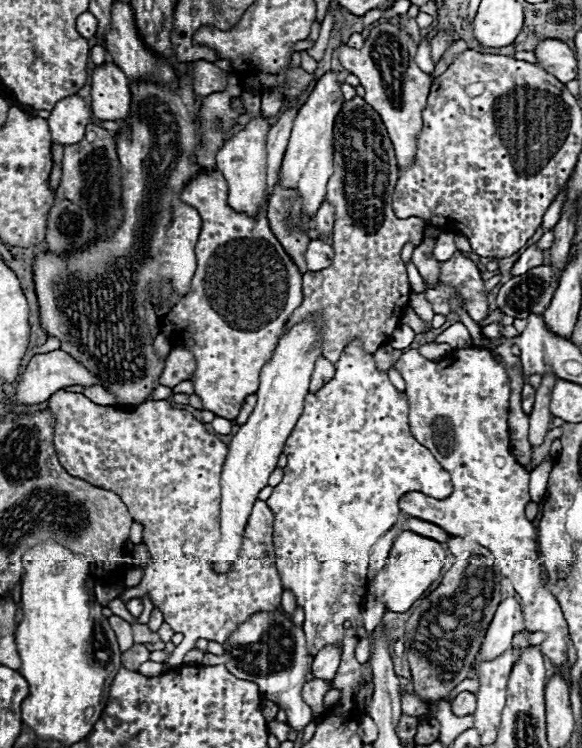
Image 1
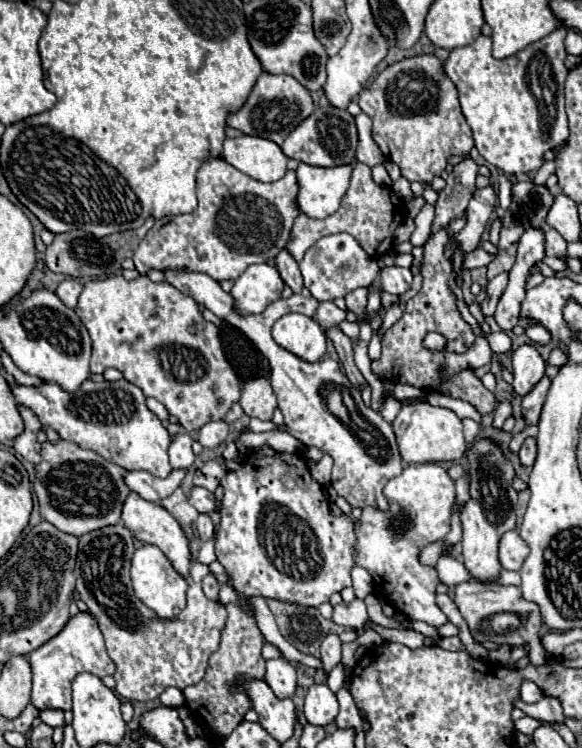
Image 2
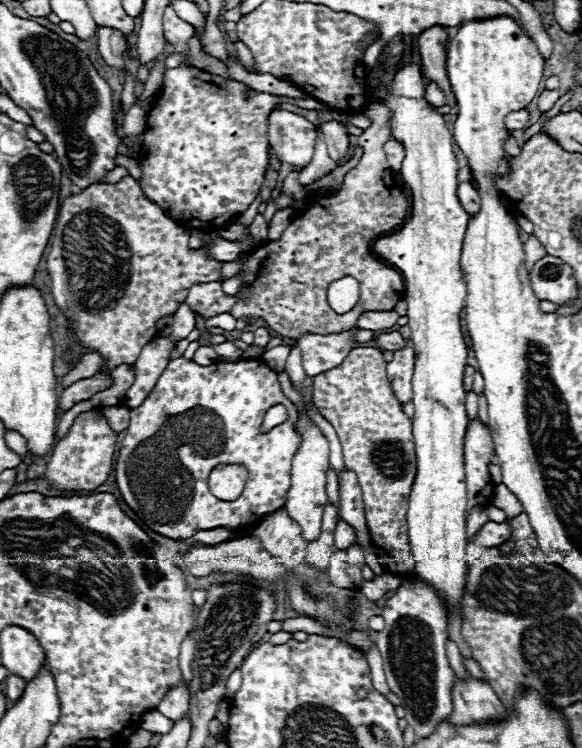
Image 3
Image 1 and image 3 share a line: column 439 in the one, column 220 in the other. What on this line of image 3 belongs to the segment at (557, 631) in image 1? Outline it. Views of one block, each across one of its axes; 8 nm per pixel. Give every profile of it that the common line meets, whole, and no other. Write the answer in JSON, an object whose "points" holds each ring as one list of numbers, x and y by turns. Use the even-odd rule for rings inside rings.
{"points":[[186,358,170,360,146,400,130,410,130,426,124,430,114,468,116,486,124,502,140,516,148,528,172,540,190,538,198,530,210,530,218,526,238,528,252,524,264,514,282,508,286,502,292,458,300,444,300,436,294,430,296,416,298,412,294,402,282,394,278,374,270,370,262,360,216,360,210,366,198,366],[276,404,286,406,288,420,268,432,262,432,264,414],[218,462,238,462,248,470,246,488,242,496,232,502,218,500,208,490,208,474]]}

